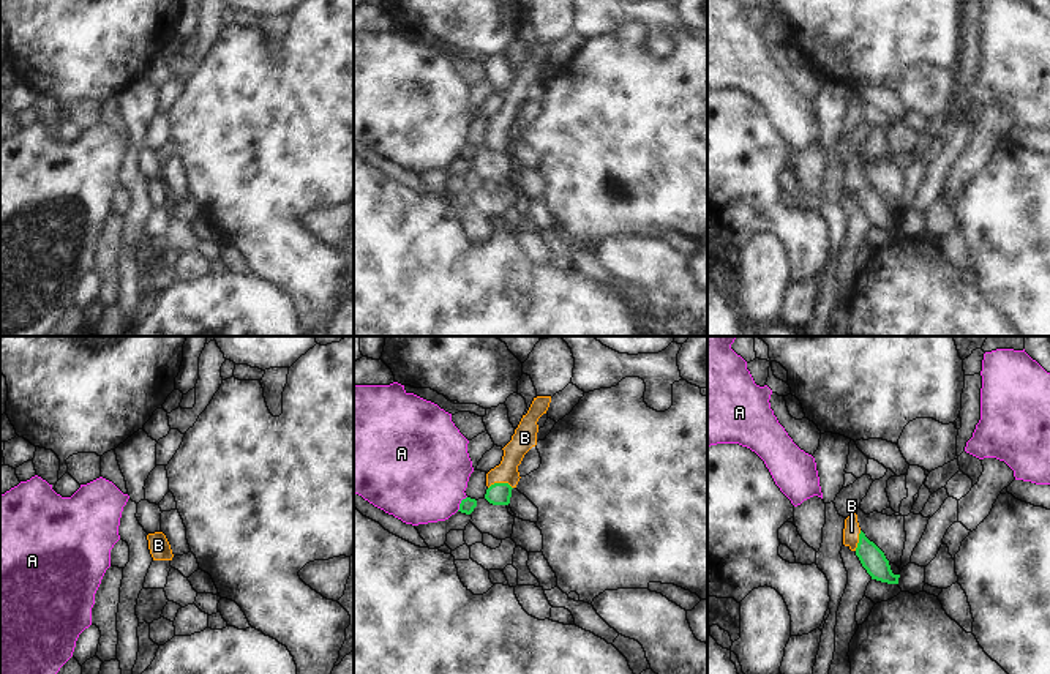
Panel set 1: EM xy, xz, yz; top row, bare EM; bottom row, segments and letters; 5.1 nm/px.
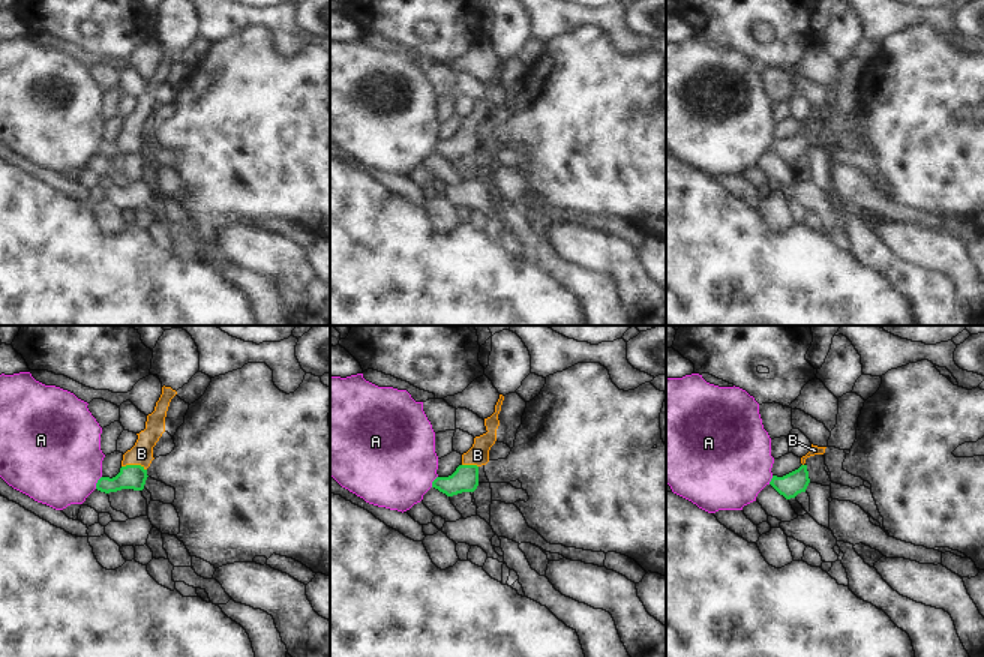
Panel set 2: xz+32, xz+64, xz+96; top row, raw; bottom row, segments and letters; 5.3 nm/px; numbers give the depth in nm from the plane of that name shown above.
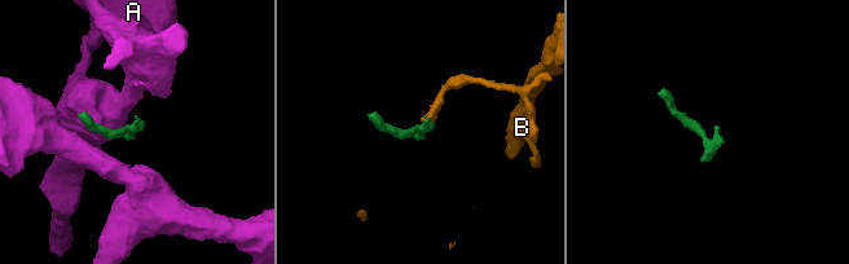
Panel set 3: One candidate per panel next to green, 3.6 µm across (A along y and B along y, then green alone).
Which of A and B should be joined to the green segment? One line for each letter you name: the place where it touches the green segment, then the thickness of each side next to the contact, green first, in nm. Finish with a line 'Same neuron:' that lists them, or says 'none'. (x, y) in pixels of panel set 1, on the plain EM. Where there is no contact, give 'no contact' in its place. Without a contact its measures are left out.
B: contact xz (499, 130); calibres 110 and 110 nm
Same neuron: B

